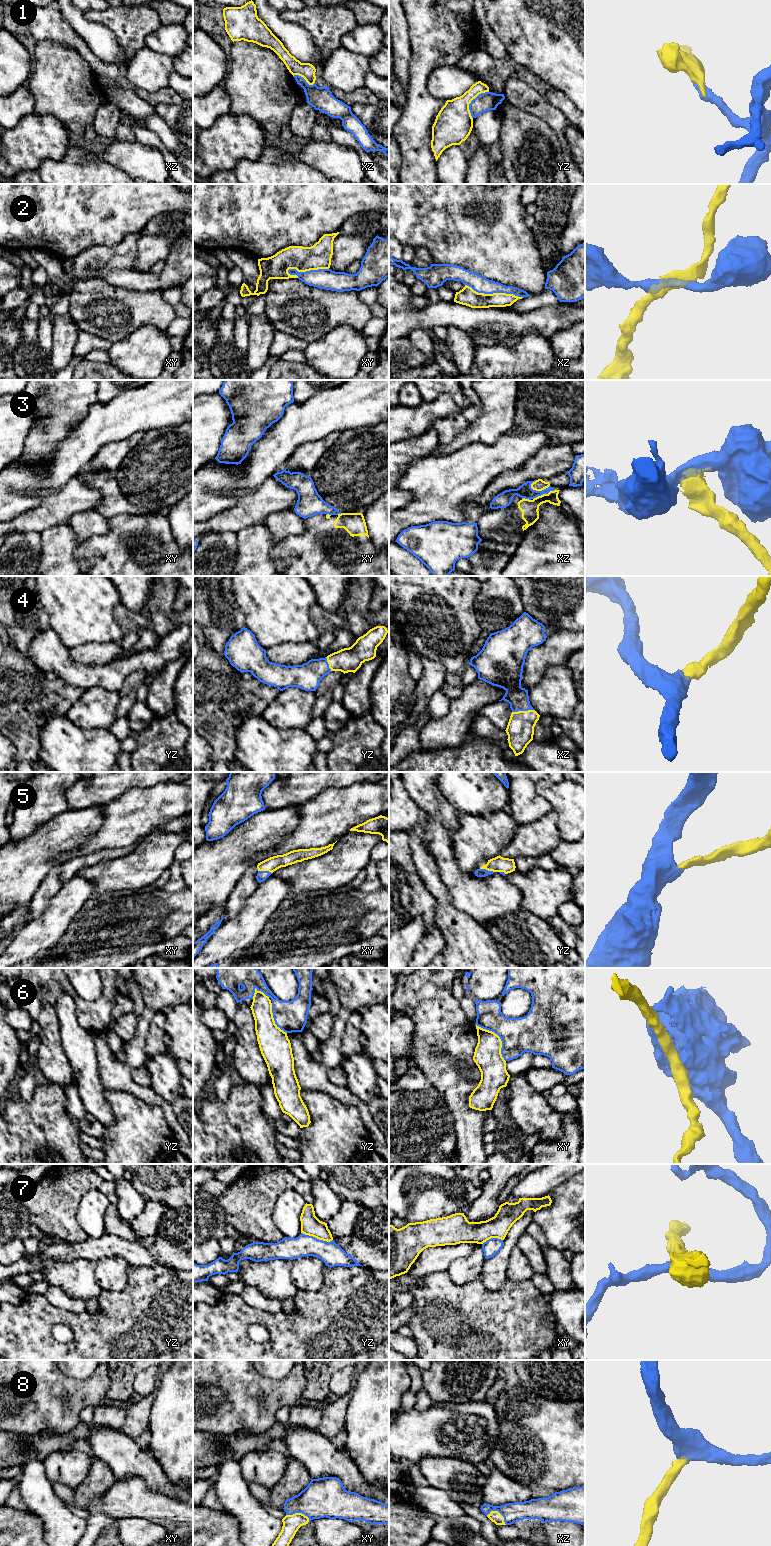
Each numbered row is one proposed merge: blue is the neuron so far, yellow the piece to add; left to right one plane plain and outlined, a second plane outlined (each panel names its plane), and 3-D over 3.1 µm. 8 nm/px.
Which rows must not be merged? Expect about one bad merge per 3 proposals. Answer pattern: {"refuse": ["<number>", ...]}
{"refuse": ["1", "2", "3", "6", "7"]}

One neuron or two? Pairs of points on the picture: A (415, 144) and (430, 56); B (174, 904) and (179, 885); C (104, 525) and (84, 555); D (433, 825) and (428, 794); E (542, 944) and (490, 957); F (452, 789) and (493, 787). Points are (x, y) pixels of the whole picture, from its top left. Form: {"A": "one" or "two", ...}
{"A": "one", "B": "two", "C": "two", "D": "two", "E": "two", "F": "one"}

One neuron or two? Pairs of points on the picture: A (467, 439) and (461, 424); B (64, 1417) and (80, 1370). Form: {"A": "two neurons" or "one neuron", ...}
{"A": "two neurons", "B": "two neurons"}

